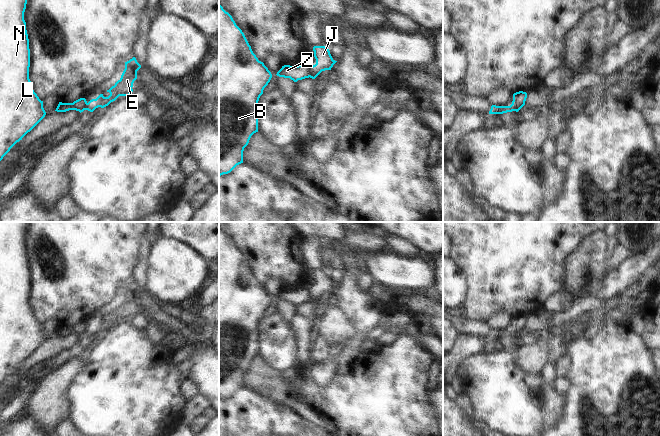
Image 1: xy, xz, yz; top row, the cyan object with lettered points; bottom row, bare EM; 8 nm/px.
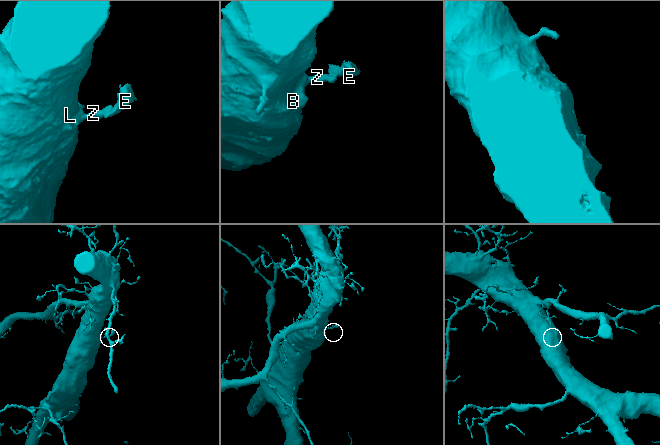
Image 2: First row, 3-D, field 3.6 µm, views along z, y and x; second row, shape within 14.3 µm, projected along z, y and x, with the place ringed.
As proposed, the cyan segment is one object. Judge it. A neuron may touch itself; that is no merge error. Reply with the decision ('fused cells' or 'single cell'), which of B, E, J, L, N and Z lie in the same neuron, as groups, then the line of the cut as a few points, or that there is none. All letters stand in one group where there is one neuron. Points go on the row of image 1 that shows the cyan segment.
fused cells | B L N Z / E J | xz (312, 66), (309, 76)

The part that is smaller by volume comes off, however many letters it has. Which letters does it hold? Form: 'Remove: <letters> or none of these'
Remove: E, J

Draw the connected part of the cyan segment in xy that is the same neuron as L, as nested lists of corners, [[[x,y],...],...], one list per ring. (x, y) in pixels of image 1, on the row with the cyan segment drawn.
[[[0,0],[0,161],[46,115],[29,79],[30,49],[24,20],[27,0]]]

